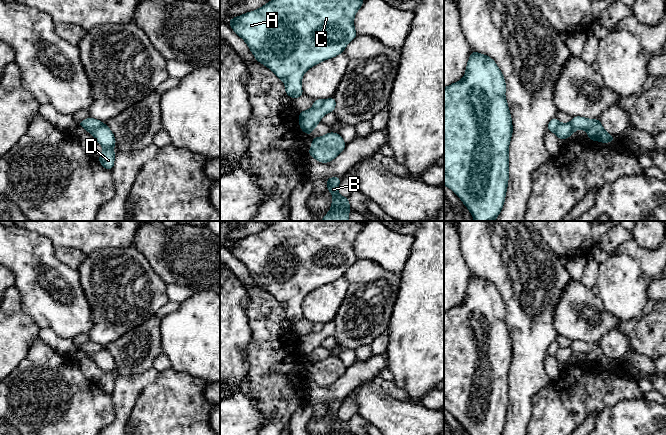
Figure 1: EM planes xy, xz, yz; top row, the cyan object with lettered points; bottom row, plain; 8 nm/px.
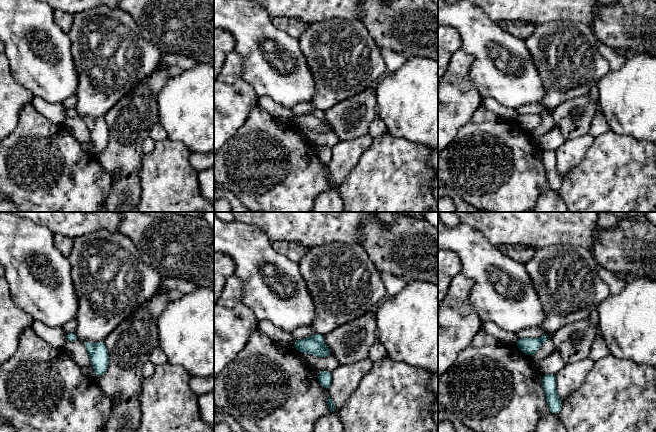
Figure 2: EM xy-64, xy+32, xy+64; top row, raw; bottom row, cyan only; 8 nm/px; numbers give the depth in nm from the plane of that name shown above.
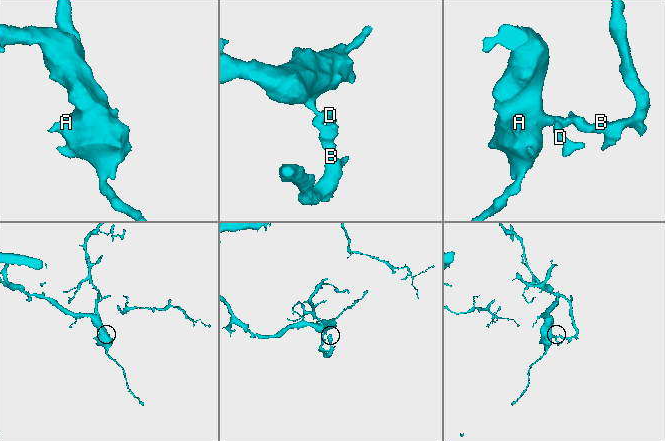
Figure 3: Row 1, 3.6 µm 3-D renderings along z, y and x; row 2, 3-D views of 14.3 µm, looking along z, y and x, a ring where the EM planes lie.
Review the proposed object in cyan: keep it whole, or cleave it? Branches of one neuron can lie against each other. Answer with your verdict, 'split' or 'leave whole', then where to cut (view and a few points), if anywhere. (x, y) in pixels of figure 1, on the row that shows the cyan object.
split; cut xy (104, 123), (94, 129), (86, 129)

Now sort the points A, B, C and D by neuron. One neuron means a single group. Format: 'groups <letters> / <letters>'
groups A C / B D

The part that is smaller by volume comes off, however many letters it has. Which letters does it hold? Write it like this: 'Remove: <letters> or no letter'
Remove: B, D

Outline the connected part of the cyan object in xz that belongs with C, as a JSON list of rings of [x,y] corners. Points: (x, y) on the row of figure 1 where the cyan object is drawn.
[[[272,0],[257,10],[247,12],[243,15],[230,19],[228,24],[233,31],[245,41],[250,51],[253,53],[256,61],[268,67],[279,79],[285,83],[286,95],[296,99],[304,94],[302,90],[302,77],[305,72],[311,67],[343,53],[346,46],[357,37],[358,34],[354,28],[354,17],[356,12],[363,5],[363,1],[364,0]]]

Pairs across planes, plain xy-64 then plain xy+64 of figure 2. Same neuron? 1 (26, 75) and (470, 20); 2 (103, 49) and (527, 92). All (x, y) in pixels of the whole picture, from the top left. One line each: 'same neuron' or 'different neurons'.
1: same neuron
2: different neurons

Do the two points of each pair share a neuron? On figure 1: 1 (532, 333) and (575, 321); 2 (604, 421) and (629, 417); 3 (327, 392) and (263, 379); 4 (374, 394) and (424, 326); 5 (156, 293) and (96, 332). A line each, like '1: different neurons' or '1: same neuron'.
1: different neurons
2: same neuron
3: different neurons
4: different neurons
5: same neuron

